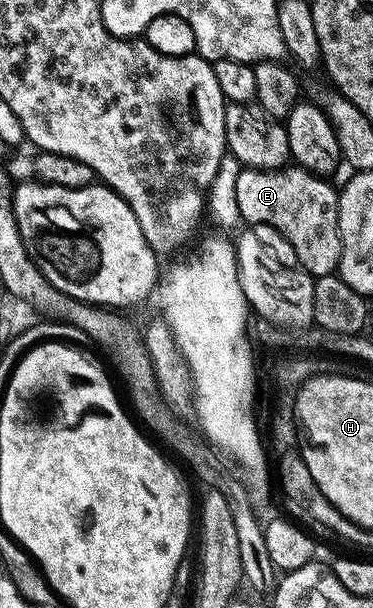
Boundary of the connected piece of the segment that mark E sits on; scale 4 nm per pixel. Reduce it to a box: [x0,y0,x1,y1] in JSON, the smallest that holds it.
[237,167,343,278]

